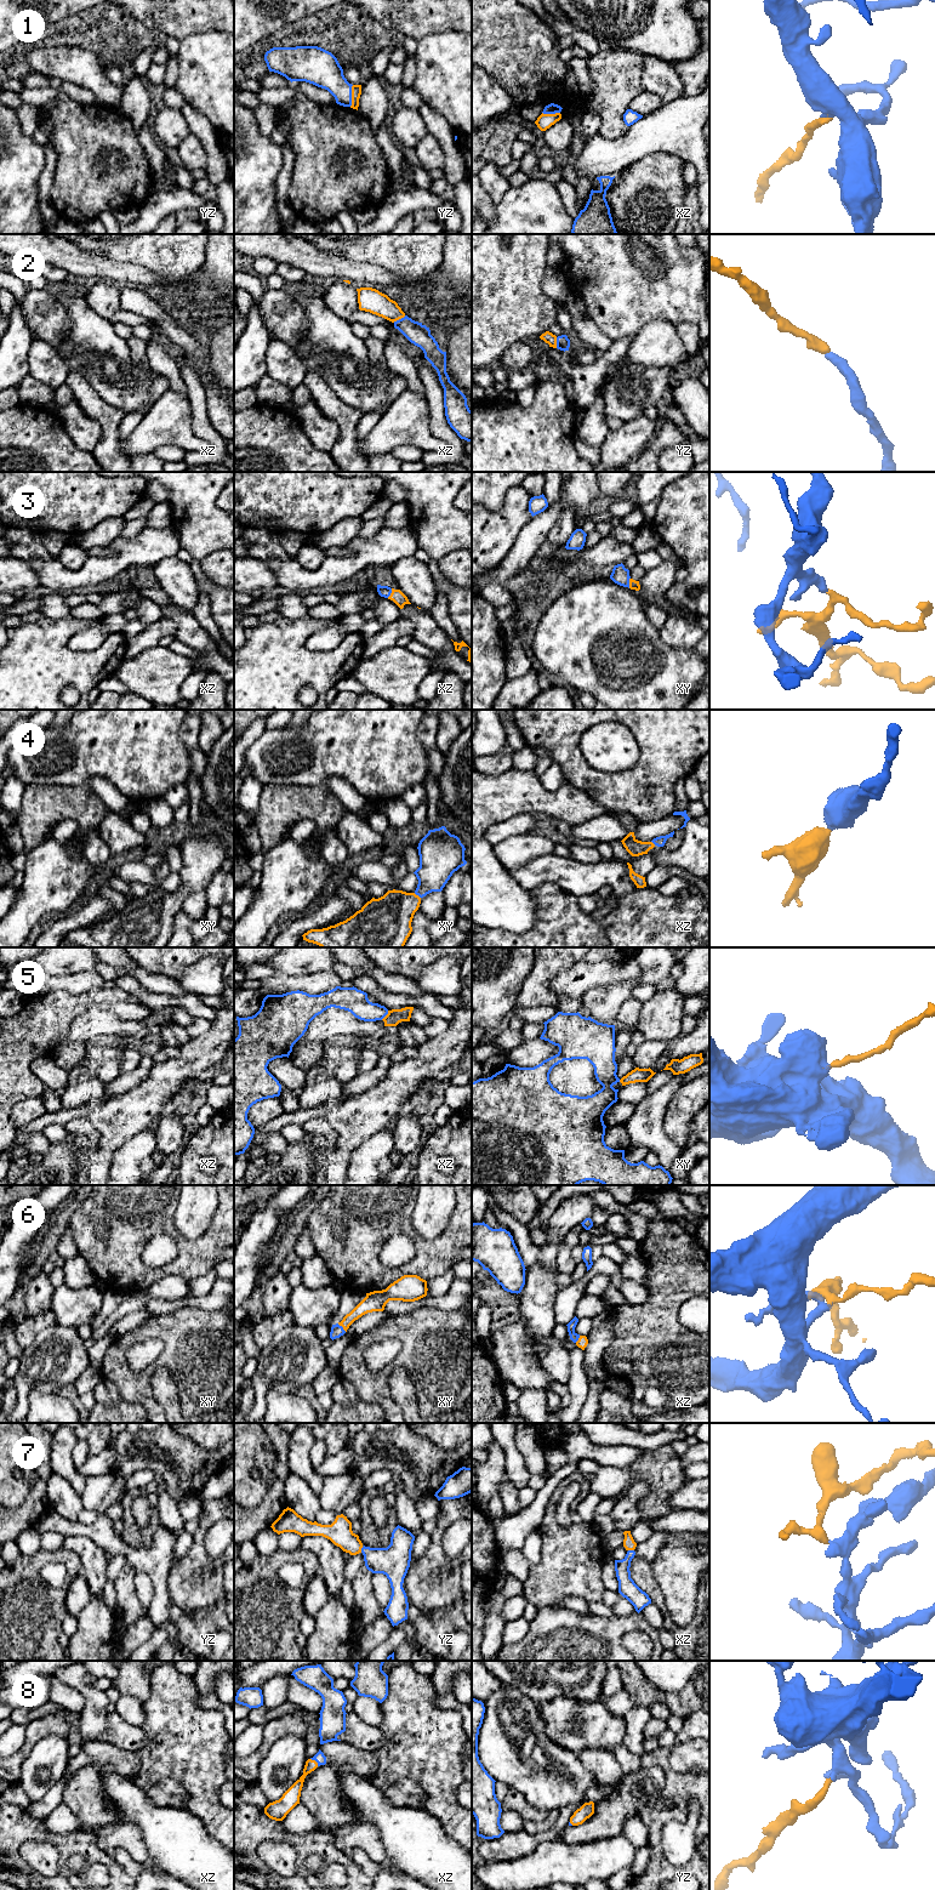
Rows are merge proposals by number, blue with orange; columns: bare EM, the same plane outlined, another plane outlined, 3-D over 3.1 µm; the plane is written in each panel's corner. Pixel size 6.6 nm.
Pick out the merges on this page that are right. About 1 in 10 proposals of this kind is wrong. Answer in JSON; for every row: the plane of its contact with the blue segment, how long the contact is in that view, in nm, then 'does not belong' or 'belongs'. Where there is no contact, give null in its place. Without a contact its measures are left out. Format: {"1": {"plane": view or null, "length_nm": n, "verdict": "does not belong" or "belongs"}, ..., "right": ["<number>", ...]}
{"1": {"plane": "yz", "length_nm": 150, "verdict": "belongs"}, "2": {"plane": "xz", "length_nm": 100, "verdict": "belongs"}, "3": {"plane": "xy", "length_nm": 70, "verdict": "belongs"}, "4": {"plane": "xy", "length_nm": 60, "verdict": "belongs"}, "5": {"plane": "xz", "length_nm": 80, "verdict": "belongs"}, "6": {"plane": "xy", "length_nm": 80, "verdict": "belongs"}, "7": {"plane": "yz", "length_nm": 40, "verdict": "belongs"}, "8": {"plane": "xz", "length_nm": 80, "verdict": "belongs"}, "right": ["1", "2", "3", "4", "5", "6", "7", "8"]}

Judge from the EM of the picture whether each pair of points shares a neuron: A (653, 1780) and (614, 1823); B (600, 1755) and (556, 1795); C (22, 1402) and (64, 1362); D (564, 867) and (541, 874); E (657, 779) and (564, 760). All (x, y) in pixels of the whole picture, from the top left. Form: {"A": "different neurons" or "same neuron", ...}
{"A": "same neuron", "B": "different neurons", "C": "same neuron", "D": "same neuron", "E": "same neuron"}

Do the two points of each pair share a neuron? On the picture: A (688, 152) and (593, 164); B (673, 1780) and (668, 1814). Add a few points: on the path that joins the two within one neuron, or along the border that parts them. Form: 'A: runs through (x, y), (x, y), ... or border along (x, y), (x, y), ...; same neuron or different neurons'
A: runs through (665, 143), (636, 143), (631, 148), (616, 154); same neuron
B: runs through (679, 1789), (678, 1809); same neuron

